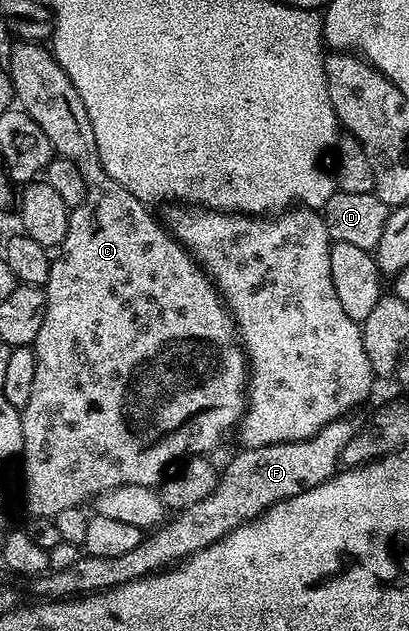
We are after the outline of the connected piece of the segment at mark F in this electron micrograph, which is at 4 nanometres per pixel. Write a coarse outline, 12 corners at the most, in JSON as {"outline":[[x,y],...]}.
{"outline":[[355,433],[240,449],[217,486],[135,548],[30,579],[39,598],[160,571],[338,473]]}

